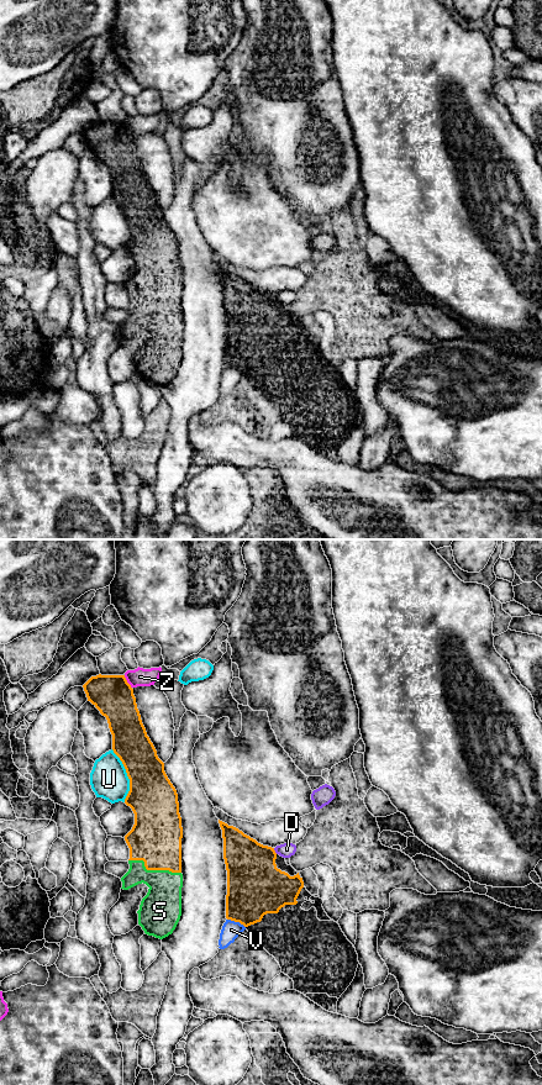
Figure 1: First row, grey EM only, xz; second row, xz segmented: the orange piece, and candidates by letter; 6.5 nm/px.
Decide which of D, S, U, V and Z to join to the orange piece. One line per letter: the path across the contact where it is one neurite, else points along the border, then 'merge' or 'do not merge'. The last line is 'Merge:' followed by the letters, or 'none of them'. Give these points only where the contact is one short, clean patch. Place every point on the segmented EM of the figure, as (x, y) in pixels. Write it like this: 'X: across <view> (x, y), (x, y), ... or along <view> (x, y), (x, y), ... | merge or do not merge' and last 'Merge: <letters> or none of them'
D: along xz (273, 848), (277, 853) | do not merge
S: merge
U: do not merge
V: do not merge
Z: along xz (124, 675), (131, 688) | do not merge
Merge: S

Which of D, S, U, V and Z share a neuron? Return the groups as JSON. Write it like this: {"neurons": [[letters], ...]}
{"neurons": [["D"], ["S"], ["U"], ["V"], ["Z"]]}

